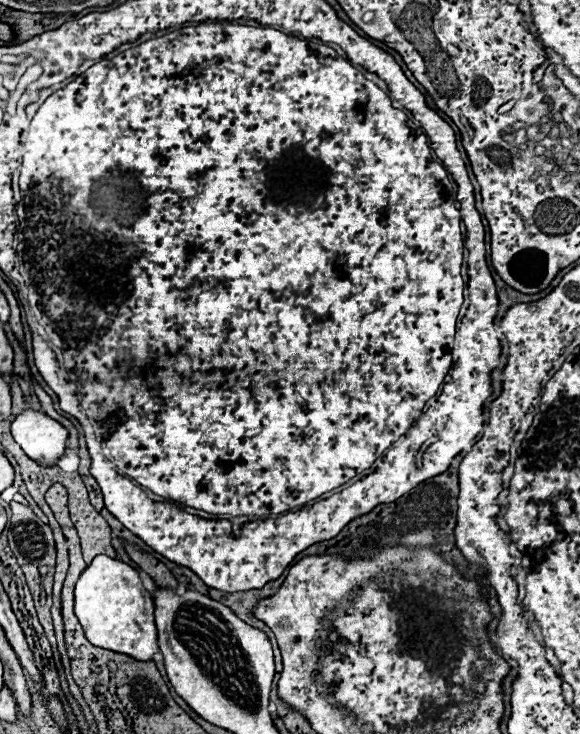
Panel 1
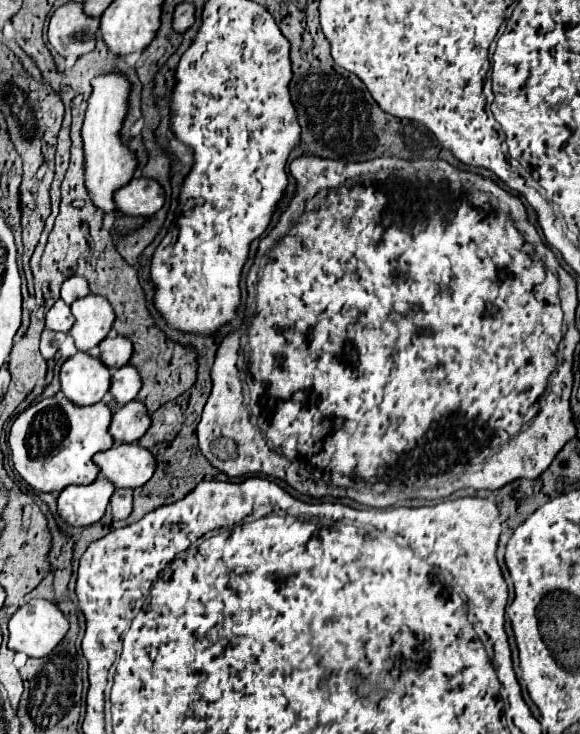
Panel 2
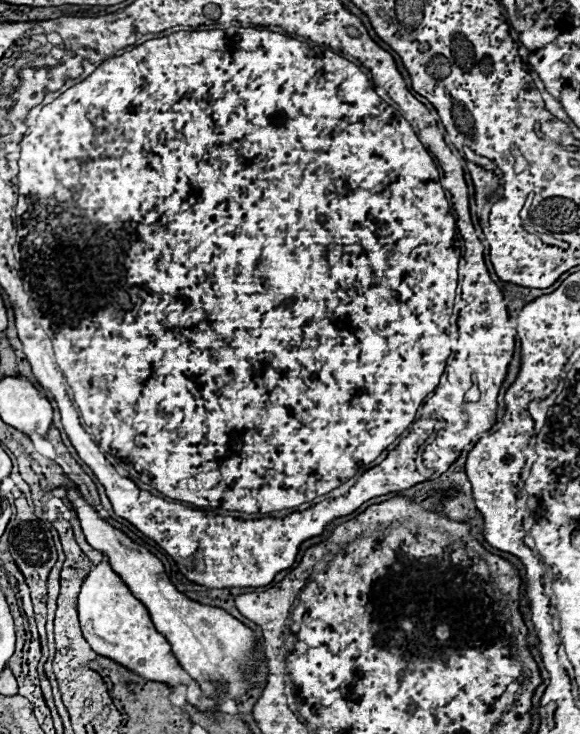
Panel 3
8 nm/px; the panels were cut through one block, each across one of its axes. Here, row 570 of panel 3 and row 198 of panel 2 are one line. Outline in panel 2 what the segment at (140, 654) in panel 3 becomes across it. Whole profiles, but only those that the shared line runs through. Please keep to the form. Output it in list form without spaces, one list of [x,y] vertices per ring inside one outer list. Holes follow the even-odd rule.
[[[108,72],[96,76],[92,80],[92,94],[88,98],[86,118],[82,124],[82,142],[84,142],[84,174],[86,174],[86,190],[92,198],[92,204],[100,208],[104,214],[116,212],[114,192],[126,186],[134,170],[138,166],[136,156],[130,152],[128,146],[122,144],[120,128],[128,114],[128,96],[130,96],[130,82],[120,72]]]

